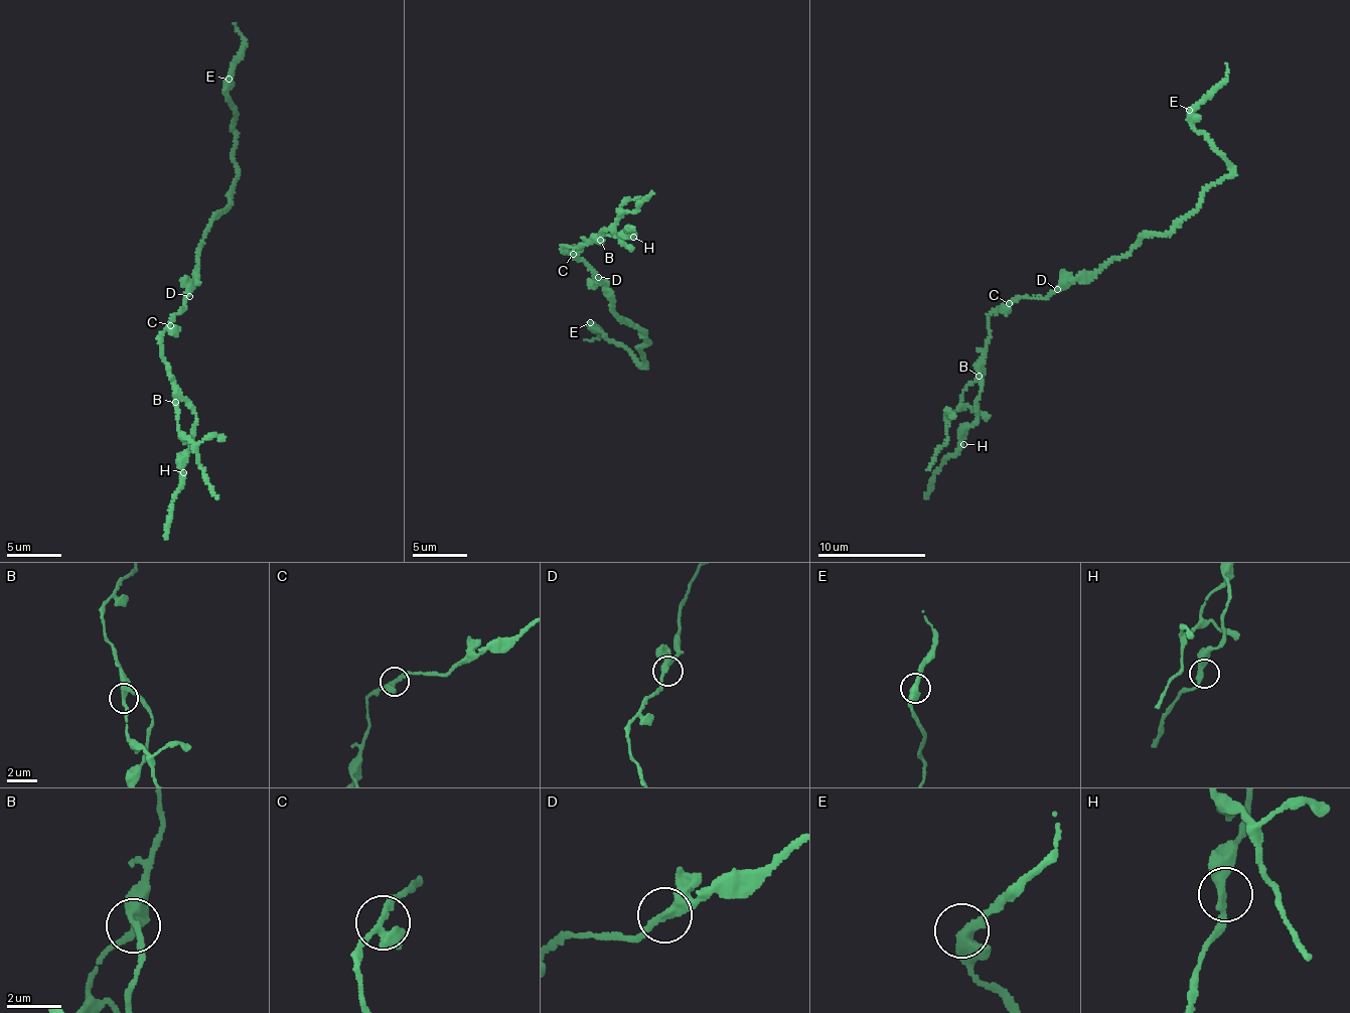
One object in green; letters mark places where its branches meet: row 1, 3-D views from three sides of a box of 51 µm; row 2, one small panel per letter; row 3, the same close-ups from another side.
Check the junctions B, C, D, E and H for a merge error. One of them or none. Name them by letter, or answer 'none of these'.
B

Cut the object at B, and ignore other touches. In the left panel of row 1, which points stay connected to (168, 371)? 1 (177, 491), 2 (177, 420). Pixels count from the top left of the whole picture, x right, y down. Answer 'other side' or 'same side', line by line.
1: same side
2: other side

